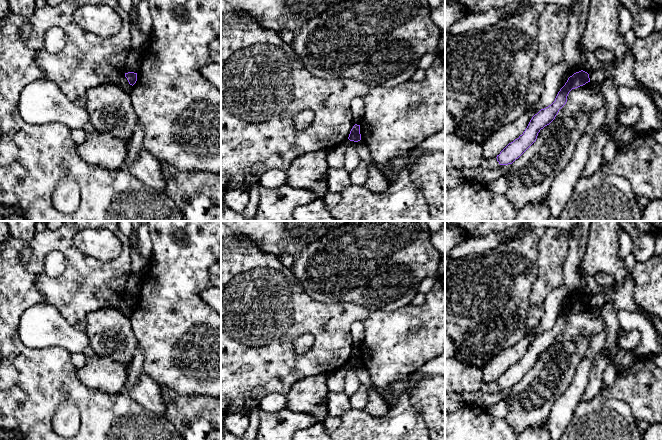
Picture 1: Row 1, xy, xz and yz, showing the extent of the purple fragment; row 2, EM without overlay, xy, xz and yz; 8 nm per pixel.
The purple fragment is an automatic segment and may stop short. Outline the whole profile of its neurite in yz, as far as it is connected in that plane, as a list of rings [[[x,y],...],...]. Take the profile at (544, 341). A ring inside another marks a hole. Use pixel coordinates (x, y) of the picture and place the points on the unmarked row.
[[[583,294],[570,300],[565,309],[558,316],[555,325],[535,338],[523,358],[509,367],[500,378],[497,379],[496,382],[499,388],[512,388],[518,383],[536,365],[540,354],[555,343],[559,334],[566,328],[569,316],[588,306],[590,306],[589,298]]]

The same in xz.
[[[355,348],[350,355],[348,363],[350,365],[358,366],[361,364],[360,349]]]

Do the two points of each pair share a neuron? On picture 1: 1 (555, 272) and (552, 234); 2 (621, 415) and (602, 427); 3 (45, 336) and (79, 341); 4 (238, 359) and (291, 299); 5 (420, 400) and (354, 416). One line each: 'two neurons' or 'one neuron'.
1: one neuron
2: one neuron
3: one neuron
4: one neuron
5: two neurons

